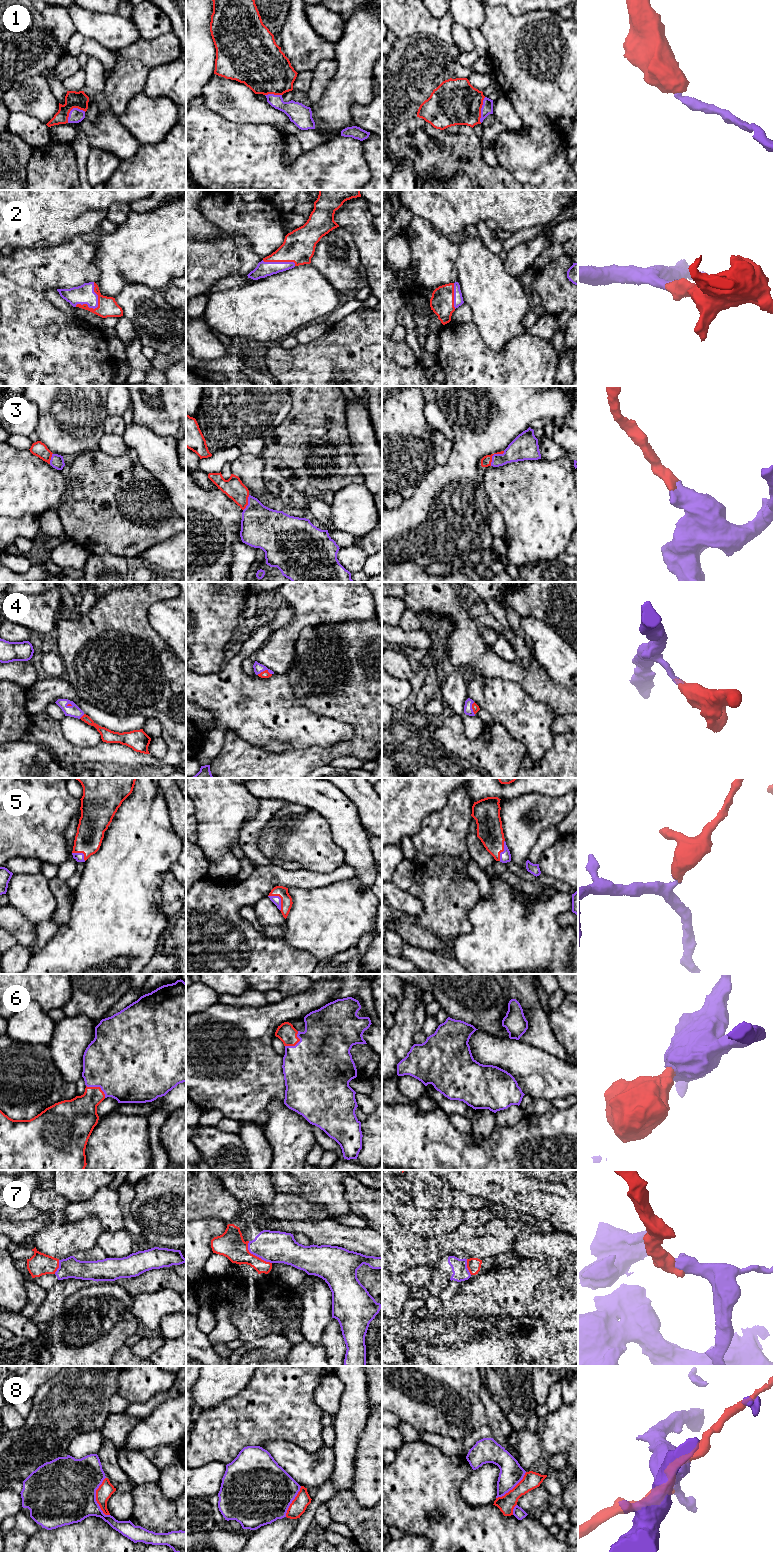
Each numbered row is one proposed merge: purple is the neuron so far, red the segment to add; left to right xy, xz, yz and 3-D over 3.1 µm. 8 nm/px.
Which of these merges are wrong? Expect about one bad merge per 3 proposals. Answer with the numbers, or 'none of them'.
8

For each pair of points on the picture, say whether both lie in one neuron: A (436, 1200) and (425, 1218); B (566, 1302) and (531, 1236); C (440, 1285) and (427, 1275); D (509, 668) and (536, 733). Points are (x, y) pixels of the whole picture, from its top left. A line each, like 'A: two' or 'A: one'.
A: two
B: one
C: two
D: two

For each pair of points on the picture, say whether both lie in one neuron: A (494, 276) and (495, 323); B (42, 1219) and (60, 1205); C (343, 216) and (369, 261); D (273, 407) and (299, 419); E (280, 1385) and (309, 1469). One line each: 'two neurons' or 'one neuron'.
A: one neuron
B: two neurons
C: one neuron
D: two neurons
E: two neurons

